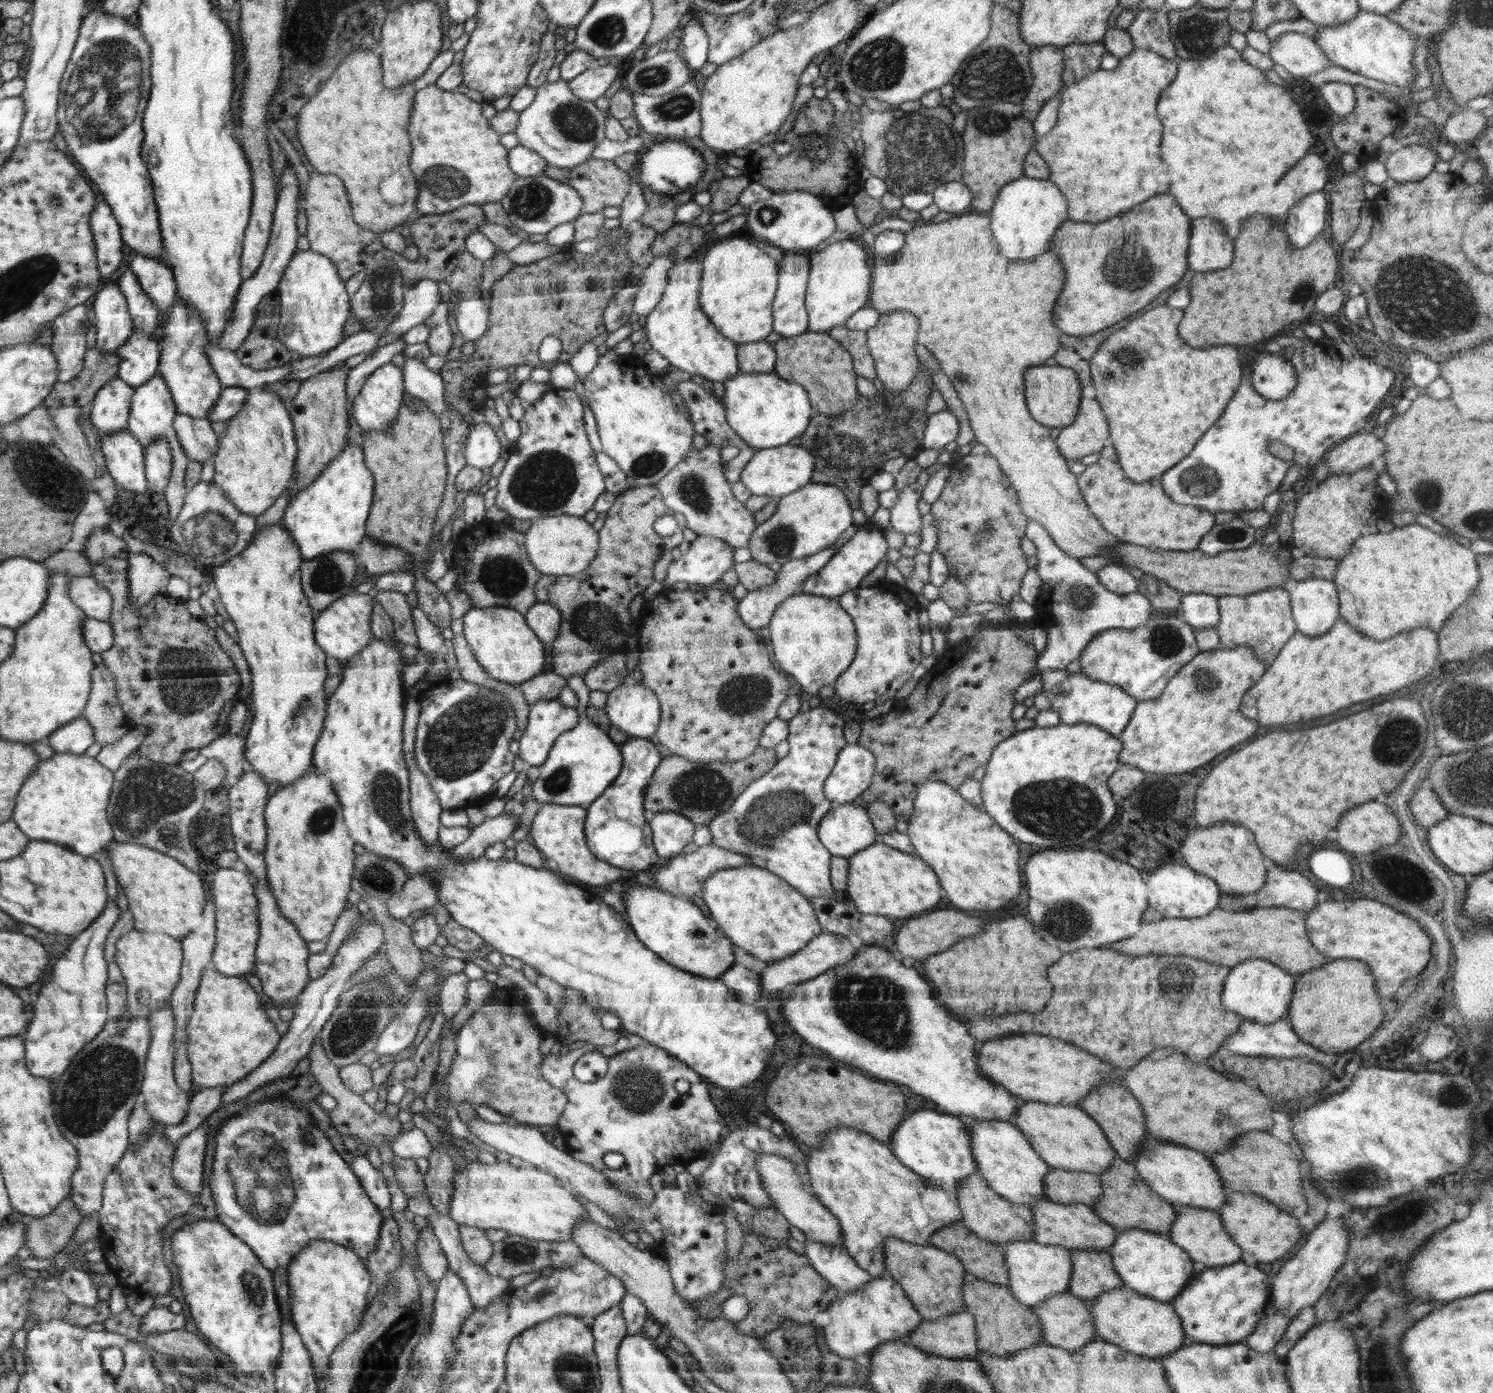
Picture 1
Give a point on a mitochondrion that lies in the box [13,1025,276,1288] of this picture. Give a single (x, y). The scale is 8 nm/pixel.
(103, 1079)

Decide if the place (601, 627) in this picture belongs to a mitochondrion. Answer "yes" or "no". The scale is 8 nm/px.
yes

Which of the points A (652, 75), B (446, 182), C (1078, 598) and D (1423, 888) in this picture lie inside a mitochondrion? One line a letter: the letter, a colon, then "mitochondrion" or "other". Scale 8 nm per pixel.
A: mitochondrion
B: mitochondrion
C: mitochondrion
D: mitochondrion

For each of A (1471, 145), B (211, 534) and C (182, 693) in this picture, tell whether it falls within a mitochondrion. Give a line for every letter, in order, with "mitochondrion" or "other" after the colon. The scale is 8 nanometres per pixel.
A: other
B: mitochondrion
C: mitochondrion

